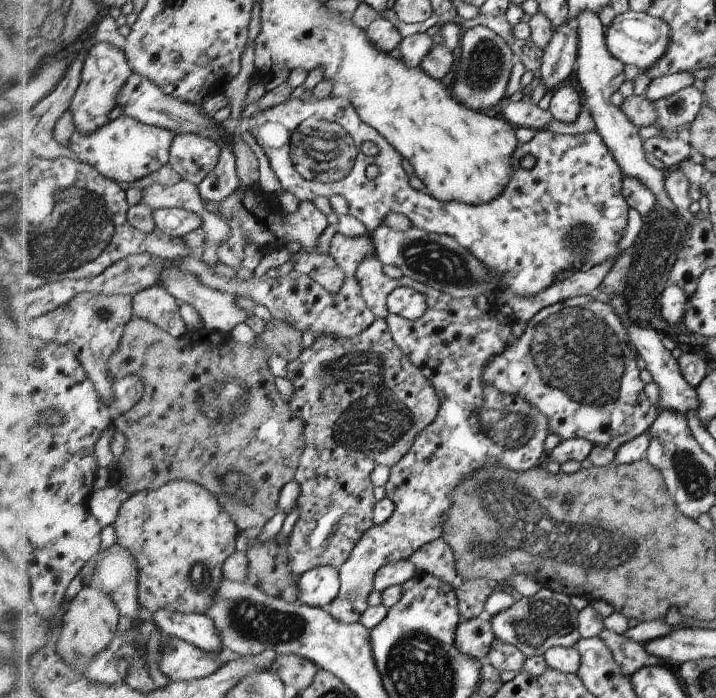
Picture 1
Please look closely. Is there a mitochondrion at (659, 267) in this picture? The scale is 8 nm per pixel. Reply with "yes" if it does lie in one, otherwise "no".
no

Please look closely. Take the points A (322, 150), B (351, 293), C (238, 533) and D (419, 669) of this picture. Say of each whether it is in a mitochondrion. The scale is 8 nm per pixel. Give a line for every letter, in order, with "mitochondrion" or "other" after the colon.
A: mitochondrion
B: other
C: other
D: mitochondrion

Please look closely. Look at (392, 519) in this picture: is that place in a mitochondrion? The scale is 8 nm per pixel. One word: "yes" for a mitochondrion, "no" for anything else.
no

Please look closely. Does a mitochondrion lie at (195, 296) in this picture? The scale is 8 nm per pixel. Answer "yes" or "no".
no

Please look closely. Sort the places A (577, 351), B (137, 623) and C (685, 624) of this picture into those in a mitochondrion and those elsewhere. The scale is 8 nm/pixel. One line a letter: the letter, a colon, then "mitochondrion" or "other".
A: mitochondrion
B: other
C: other

